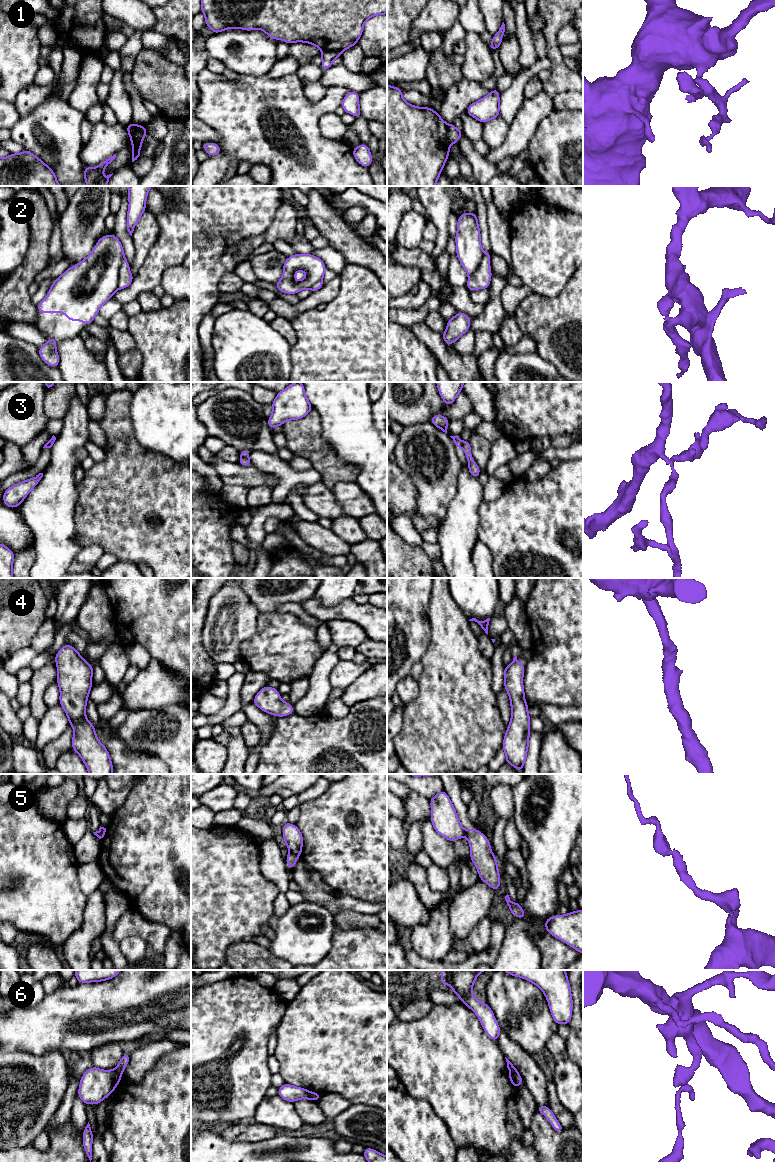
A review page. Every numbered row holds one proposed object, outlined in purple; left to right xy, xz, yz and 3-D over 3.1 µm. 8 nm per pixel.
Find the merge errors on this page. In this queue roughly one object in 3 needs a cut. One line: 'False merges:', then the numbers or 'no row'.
False merges: 1, 2, 3, 5, 6

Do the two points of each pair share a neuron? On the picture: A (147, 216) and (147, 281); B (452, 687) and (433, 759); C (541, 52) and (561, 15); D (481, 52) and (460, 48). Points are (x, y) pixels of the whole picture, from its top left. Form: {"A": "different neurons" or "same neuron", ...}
{"A": "different neurons", "B": "same neuron", "C": "different neurons", "D": "different neurons"}

